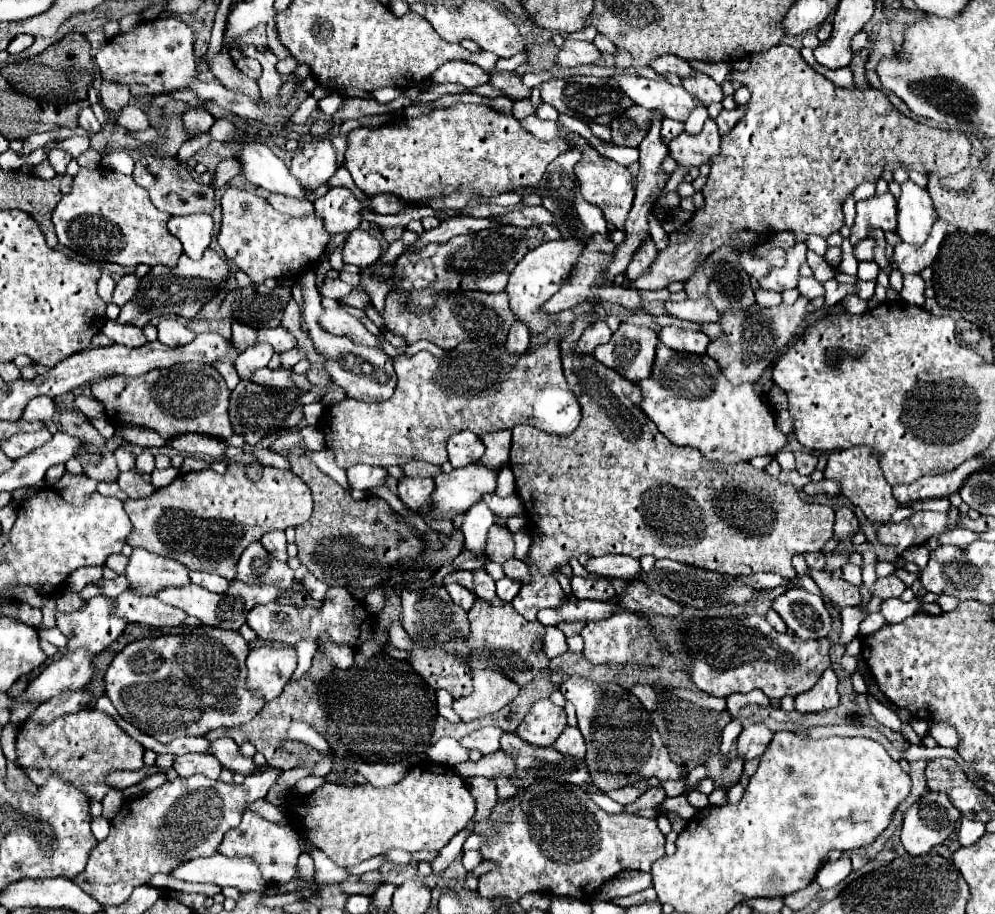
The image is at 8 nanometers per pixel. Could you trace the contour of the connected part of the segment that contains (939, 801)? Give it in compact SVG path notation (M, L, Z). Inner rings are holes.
M927 791L905 811L903 827L901 827L901 843L909 855L927 855L931 847L943 843L955 831L955 823L959 817L961 813L953 807L953 803L945 793Z

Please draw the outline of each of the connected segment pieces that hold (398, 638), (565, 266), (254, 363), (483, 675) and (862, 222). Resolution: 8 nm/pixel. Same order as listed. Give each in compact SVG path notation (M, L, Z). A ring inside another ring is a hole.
M399 621L391 623L391 627L389 627L389 643L391 643L393 647L397 647L397 649L407 649L409 643L411 643L409 635L403 631L403 627L401 627Z
M563 239L547 241L547 243L539 245L537 249L529 251L517 263L517 267L511 271L511 277L509 277L509 283L507 283L507 289L505 289L509 293L509 297L511 297L511 311L533 333L541 333L553 323L551 315L539 311L539 305L543 305L551 295L555 295L559 291L561 283L571 273L571 267L577 263L581 249L583 249L583 245L579 241L571 241L571 239L567 239L567 241L563 241Z
M257 343L257 345L251 345L247 351L243 351L237 357L235 369L243 381L249 381L249 373L255 369L267 367L271 357L273 357L273 347L265 345L265 343Z
M473 671L473 693L453 703L455 713L463 721L473 721L483 715L495 713L513 701L519 693L519 685L497 671Z
M889 191L883 195L875 193L865 201L857 201L857 217L849 237L851 245L863 241L869 229L875 229L875 227L883 231L895 231L897 227L897 203Z

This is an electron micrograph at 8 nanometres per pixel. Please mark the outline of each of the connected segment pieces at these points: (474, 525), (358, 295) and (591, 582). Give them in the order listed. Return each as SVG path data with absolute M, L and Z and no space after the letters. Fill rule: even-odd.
M477 501L463 519L461 531L465 535L465 549L471 553L485 553L485 539L489 527L495 523L495 513L485 501Z
M363 289L349 293L345 299L339 301L343 307L357 307L357 309L365 309L365 303L369 303L369 297Z
M571 577L571 589L577 599L591 599L591 601L607 601L615 595L615 589L605 579L595 577Z

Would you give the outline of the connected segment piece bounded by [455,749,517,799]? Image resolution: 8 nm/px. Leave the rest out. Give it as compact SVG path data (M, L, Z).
M501 749L495 755L483 755L481 761L477 761L477 763L463 761L463 763L455 765L455 771L463 779L465 777L477 777L477 775L491 779L497 785L499 799L515 795L515 791L517 791L511 783L513 775L515 775L515 759Z

